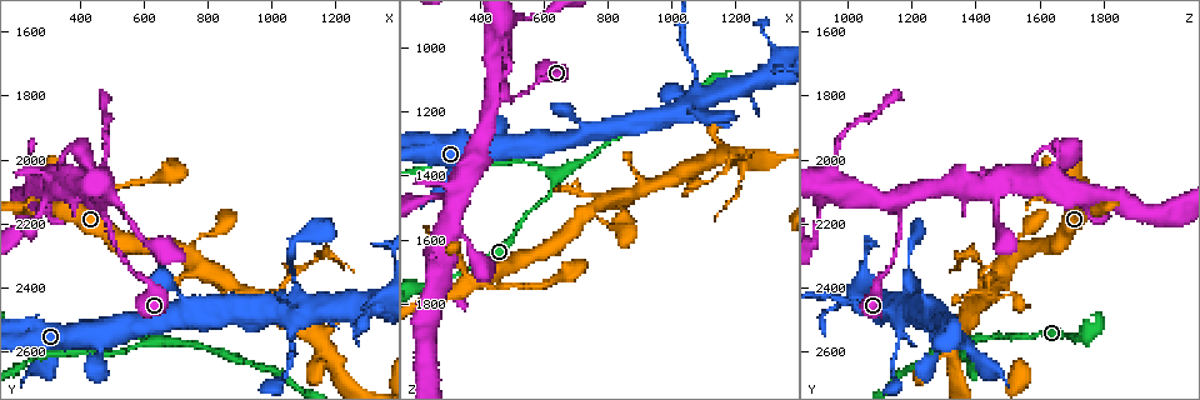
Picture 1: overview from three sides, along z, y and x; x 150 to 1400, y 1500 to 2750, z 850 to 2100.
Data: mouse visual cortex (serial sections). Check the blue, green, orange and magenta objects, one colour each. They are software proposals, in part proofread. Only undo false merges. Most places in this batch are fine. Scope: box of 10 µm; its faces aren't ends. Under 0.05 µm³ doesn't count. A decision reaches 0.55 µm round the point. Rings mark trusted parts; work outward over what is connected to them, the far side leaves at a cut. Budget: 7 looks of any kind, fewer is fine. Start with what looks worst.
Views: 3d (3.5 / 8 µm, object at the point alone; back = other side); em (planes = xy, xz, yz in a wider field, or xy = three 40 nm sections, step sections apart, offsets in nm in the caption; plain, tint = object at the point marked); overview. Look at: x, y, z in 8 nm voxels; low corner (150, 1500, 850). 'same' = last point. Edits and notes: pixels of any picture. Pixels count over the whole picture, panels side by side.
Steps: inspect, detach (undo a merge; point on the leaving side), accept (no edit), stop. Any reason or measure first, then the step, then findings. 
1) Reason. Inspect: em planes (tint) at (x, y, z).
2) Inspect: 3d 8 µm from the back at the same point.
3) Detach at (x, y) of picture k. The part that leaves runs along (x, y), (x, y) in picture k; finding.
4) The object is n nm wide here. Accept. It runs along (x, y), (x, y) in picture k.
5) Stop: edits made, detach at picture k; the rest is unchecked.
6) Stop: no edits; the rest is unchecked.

Side arm on a straight run. Inspect: 3d 8 µm at (640, 2560, 1400).

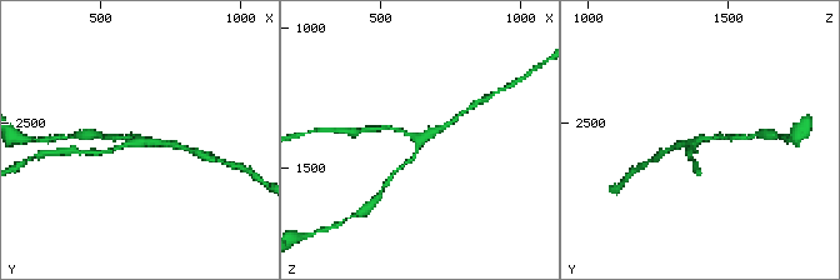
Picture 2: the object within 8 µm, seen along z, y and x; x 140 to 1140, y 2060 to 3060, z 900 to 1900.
3 arms meet here; the arms are 100, 150, 200 nm wide; need the tissue. Inspect: em planes (tint) at the same point.

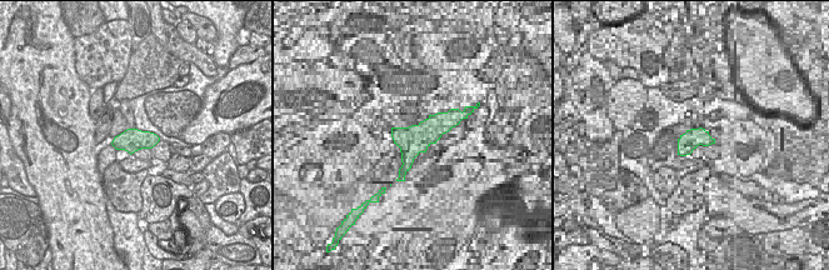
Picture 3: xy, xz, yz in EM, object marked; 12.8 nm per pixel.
Accept. It runs along (398, 170), (416, 153), (419, 141), (451, 123) in picture 2; all the same cell.

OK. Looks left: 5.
A narrow waist. Inspect: 3d 8 µm at (1080, 2470, 1130).

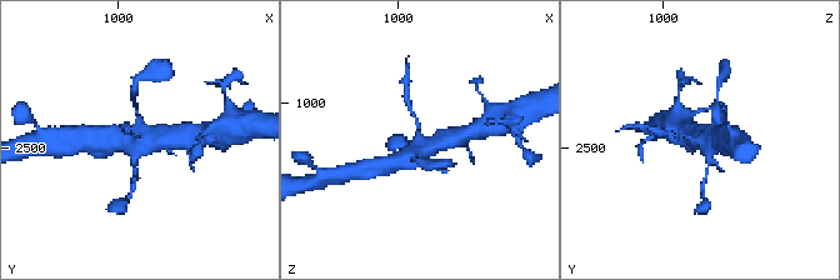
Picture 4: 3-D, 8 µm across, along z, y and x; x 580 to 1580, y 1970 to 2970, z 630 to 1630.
Zoom in. Inspect: 3d 3.5 µm at the same point.

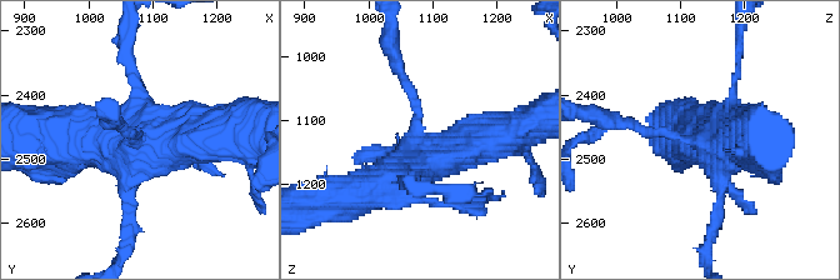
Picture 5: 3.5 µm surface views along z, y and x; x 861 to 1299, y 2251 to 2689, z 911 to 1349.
Inspect: em xy step 2 (tint) at (1080, 2470, 1135).

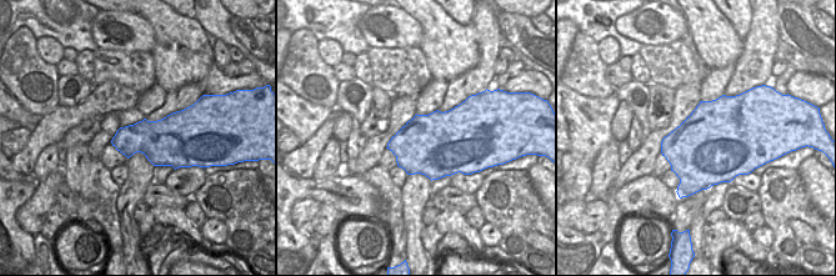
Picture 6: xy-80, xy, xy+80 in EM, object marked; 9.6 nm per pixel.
Accept. It runs along (341, 199), (494, 135) in picture 5; all the same cell.

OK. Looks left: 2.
Thin neck. Inspect: 3d 3.5 µm at (480, 1950, 980).

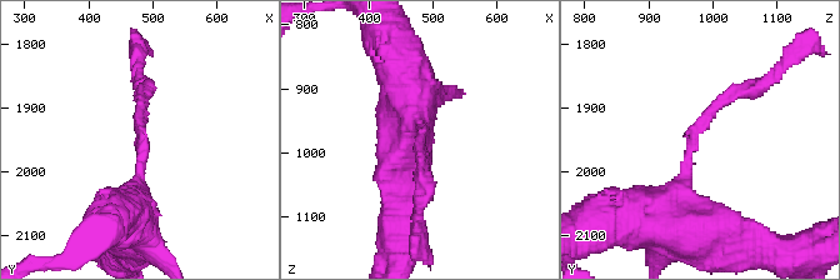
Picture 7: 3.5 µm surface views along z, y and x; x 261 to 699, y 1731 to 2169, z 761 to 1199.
The arms are 200, 350 nm wide. Inspect: em xy step 3 (tint) at (485, 1935, 970).

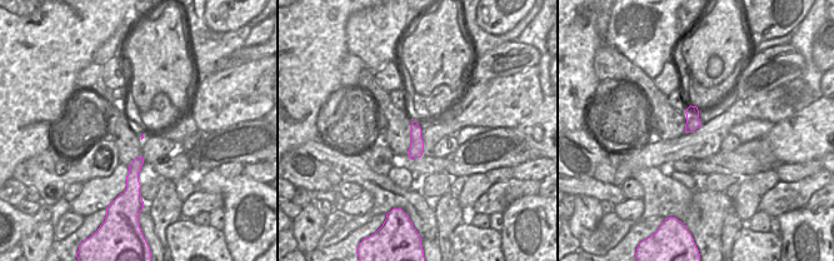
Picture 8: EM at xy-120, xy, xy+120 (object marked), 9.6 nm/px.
The object is 140 nm wide here. Accept. It runs along (669, 210), (698, 130), (720, 103), (759, 88) in picture 7; all the same cell.

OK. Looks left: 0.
Stop: no edits; the rest is unchecked.

